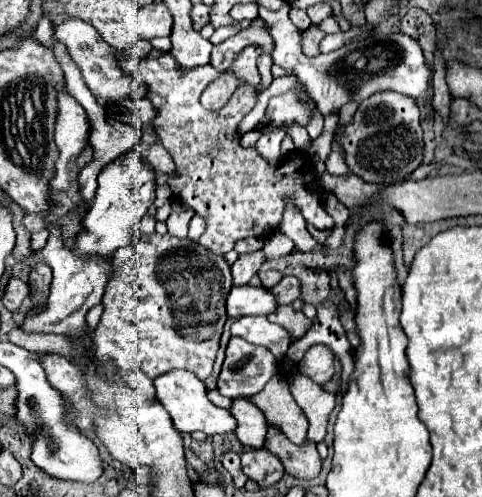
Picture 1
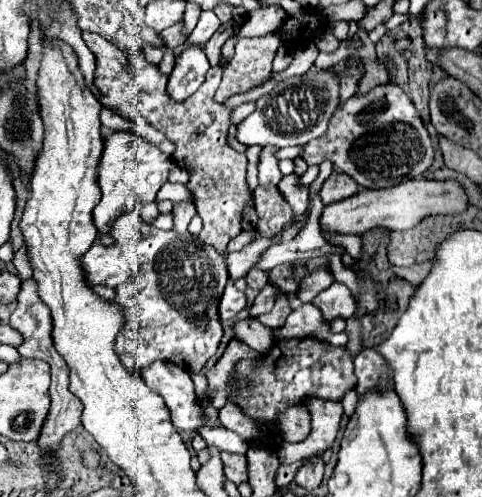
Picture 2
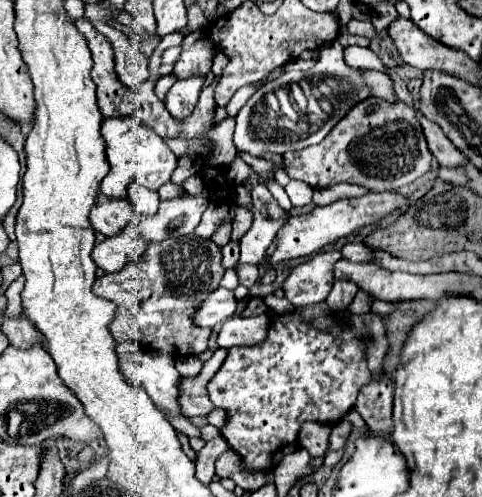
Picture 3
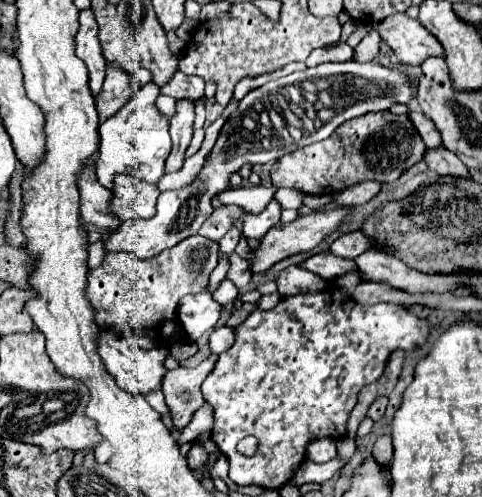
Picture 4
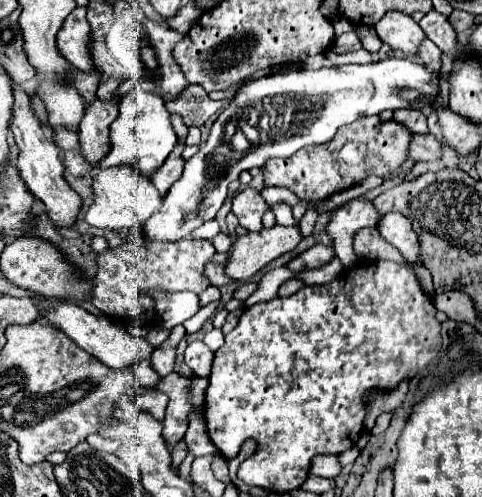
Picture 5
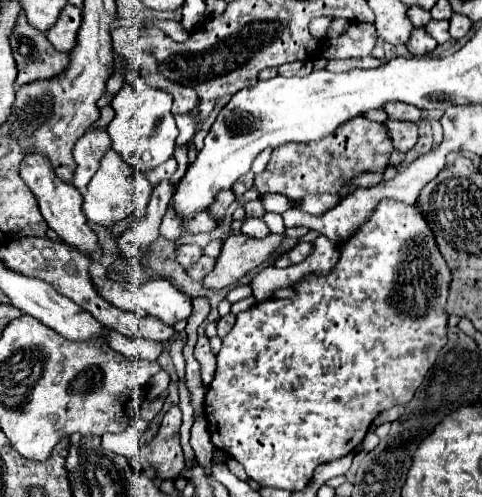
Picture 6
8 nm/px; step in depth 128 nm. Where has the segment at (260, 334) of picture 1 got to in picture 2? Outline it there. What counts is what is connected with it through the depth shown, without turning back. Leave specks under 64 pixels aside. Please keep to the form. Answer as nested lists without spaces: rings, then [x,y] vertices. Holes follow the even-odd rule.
[[[312,302],[302,304],[298,310],[292,310],[286,318],[286,326],[280,330],[274,330],[276,340],[288,340],[288,338],[306,338],[314,336],[318,340],[324,340],[332,346],[346,346],[348,336],[346,332],[330,332],[330,324],[324,320],[320,308]]]

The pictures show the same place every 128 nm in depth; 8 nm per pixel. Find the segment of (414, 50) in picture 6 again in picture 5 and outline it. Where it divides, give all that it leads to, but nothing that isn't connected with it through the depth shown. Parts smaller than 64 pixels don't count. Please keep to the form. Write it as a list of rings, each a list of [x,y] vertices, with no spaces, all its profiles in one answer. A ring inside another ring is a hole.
[[[428,38],[422,40],[420,50],[418,50],[418,56],[424,60],[426,68],[432,68],[432,70],[440,70],[442,68],[442,62],[440,62],[442,52],[440,52],[440,48],[432,40],[428,40]]]

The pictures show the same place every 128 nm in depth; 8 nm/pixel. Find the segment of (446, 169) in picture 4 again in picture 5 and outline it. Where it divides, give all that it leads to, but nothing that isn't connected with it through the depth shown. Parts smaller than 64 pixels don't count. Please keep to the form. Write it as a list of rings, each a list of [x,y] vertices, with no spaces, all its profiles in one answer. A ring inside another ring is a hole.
[[[412,134],[408,144],[408,156],[414,162],[432,162],[440,158],[440,142],[432,134]]]

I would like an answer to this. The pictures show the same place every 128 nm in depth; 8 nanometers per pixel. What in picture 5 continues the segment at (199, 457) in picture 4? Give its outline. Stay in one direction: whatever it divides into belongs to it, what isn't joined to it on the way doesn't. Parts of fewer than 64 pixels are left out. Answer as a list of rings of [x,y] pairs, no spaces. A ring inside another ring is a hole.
[[[194,406],[188,414],[188,430],[184,436],[186,446],[190,448],[192,456],[202,456],[202,454],[214,454],[216,446],[212,444],[208,432],[206,432],[206,424],[204,418],[198,416],[200,414],[200,406]]]

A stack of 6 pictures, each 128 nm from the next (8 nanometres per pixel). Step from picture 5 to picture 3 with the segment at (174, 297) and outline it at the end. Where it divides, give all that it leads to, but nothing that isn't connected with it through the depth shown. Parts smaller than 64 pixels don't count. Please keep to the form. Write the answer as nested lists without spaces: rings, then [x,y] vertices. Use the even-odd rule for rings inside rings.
[[[218,288],[198,304],[196,312],[192,314],[192,322],[202,328],[214,328],[222,324],[226,318],[234,316],[234,312],[236,312],[234,294],[226,288]]]

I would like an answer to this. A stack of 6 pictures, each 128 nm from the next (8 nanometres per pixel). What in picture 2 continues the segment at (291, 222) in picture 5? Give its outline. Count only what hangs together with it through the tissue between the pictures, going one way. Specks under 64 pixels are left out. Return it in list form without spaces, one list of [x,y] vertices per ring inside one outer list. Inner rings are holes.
[[[310,166],[306,172],[304,172],[304,174],[298,178],[298,182],[296,182],[296,184],[298,184],[300,188],[308,188],[308,186],[310,186],[310,184],[316,180],[318,174],[319,166]]]

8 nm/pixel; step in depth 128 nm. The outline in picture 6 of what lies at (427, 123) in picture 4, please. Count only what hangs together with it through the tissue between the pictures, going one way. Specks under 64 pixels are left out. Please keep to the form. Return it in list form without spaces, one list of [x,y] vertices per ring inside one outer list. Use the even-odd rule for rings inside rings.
[[[388,102],[388,104],[384,104],[384,110],[386,110],[388,118],[392,118],[392,120],[408,120],[408,122],[418,122],[420,120],[420,110],[412,104]]]

